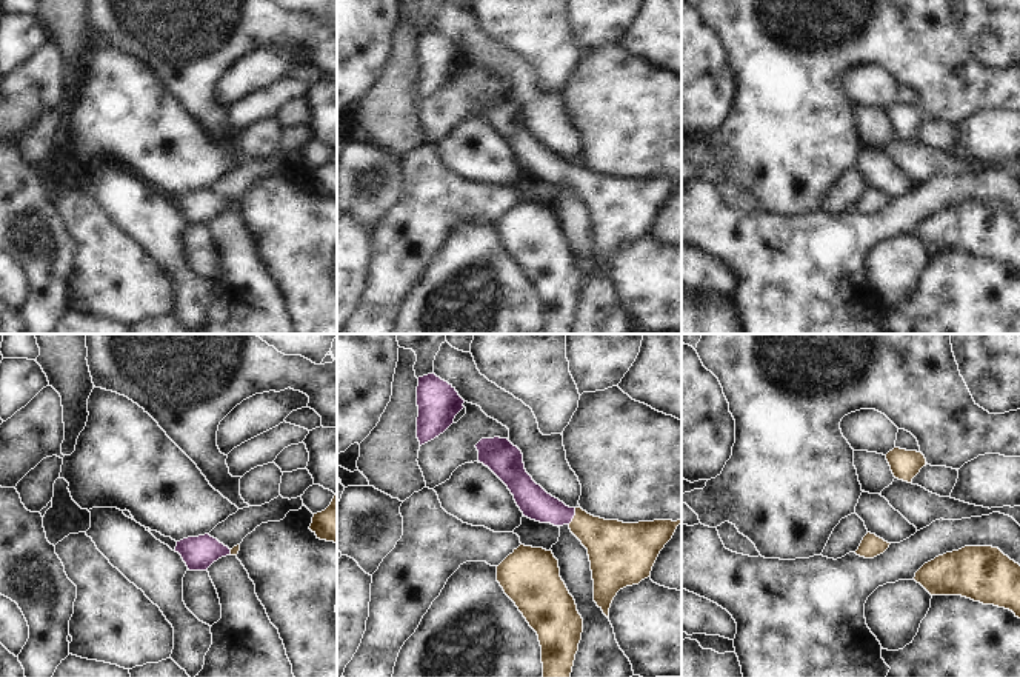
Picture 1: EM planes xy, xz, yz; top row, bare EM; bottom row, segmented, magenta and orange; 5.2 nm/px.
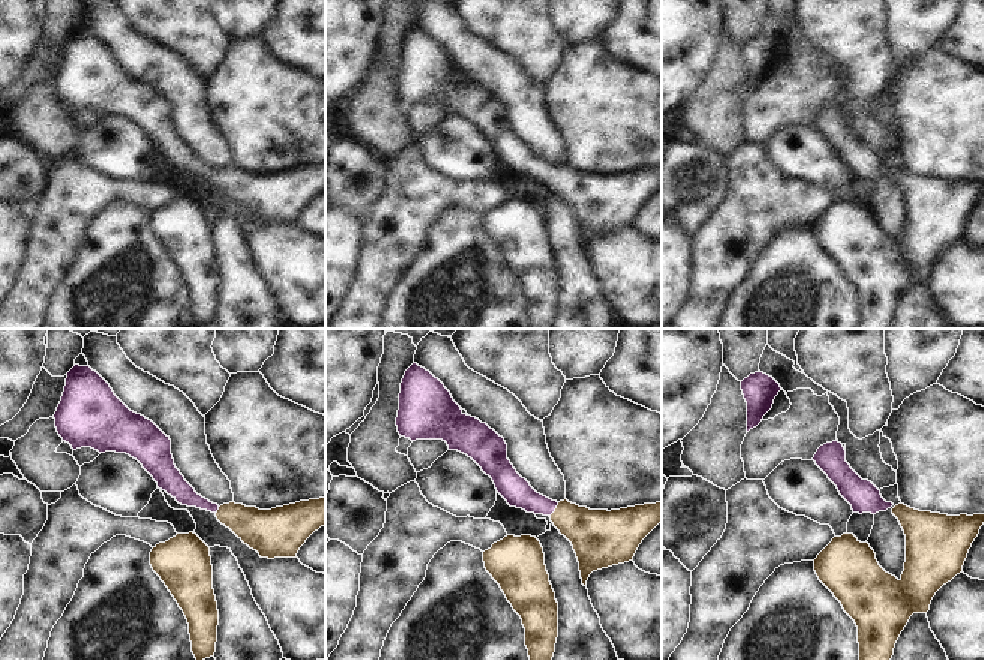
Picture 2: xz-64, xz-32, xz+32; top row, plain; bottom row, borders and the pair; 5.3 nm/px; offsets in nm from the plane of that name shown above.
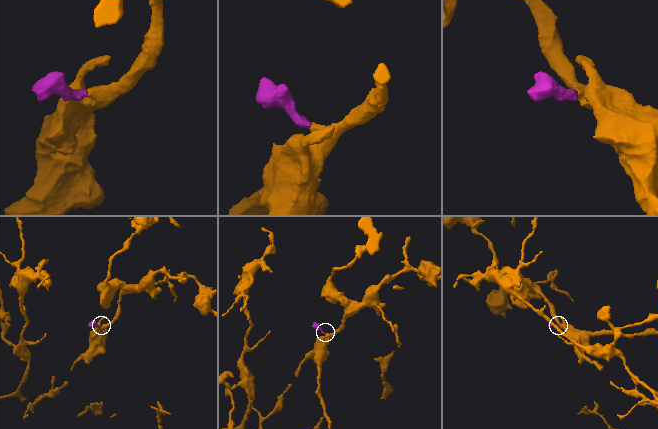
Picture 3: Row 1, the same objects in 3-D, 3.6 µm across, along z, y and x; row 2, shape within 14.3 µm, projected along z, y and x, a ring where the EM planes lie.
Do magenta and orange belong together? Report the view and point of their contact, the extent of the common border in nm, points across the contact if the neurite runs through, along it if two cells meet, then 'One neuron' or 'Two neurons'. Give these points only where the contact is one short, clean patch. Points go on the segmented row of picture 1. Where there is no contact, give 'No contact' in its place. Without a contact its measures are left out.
Touches magenta at xz (574, 514). Shared border 100 nm. Path across: xz (534, 502), (559, 514), (574, 514), (611, 545). One neuron.

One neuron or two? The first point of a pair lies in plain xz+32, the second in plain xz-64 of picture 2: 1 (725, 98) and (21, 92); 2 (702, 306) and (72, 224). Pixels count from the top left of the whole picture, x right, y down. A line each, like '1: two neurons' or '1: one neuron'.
1: two neurons
2: one neuron

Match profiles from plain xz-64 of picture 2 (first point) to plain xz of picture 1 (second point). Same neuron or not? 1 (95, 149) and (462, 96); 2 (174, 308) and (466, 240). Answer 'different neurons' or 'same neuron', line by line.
1: different neurons
2: same neuron

